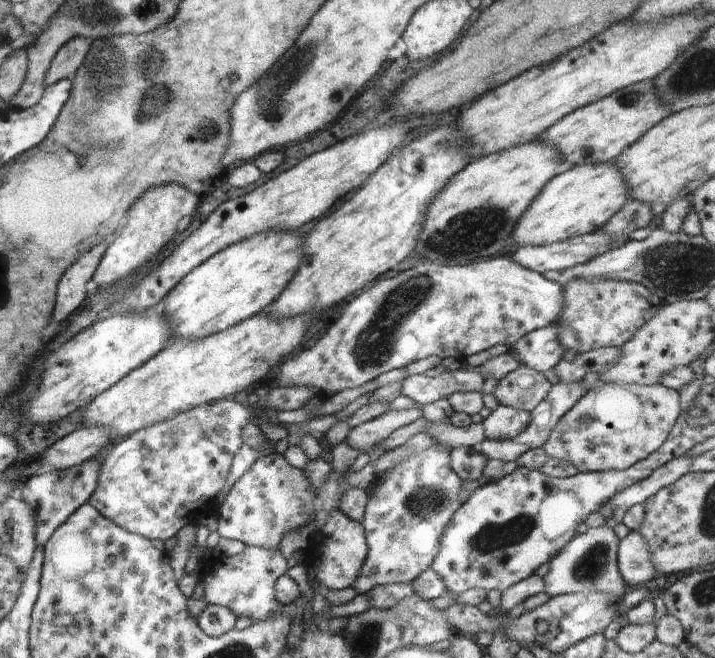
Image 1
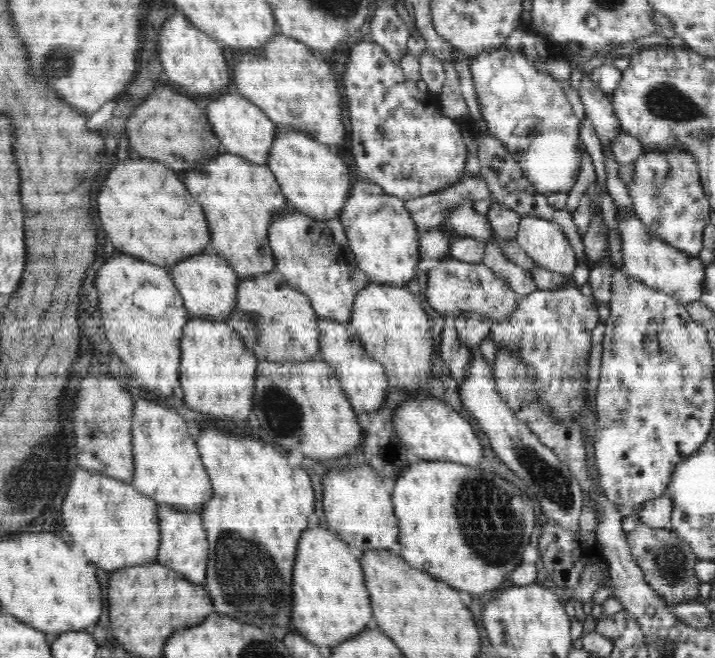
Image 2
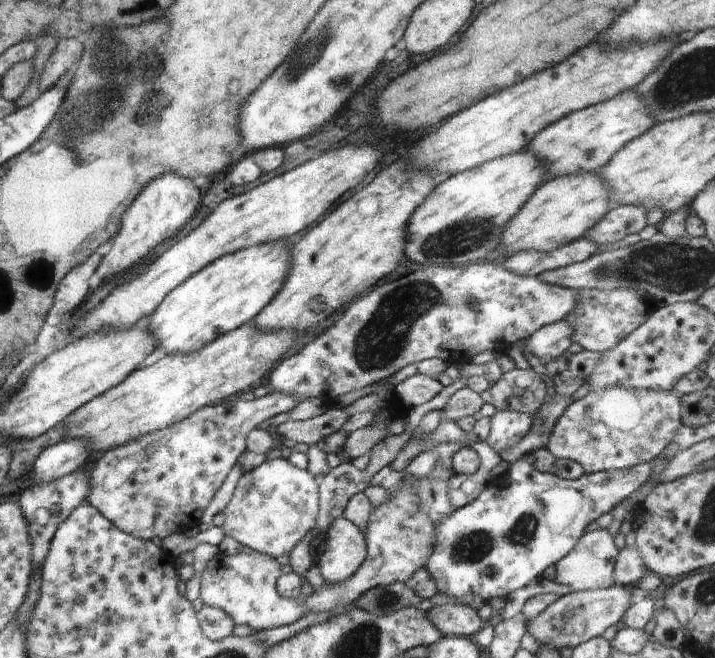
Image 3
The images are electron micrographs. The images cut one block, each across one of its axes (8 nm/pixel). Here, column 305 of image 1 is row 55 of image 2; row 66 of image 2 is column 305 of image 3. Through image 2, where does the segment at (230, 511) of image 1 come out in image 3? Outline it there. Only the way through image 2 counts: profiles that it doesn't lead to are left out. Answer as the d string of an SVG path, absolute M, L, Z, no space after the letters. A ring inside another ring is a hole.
M279 457L274 460L265 460L259 466L242 473L223 511L226 518L221 527L225 536L235 538L244 546L276 559L284 554L289 555L298 542L314 528L319 511L319 482L307 469L298 469L288 459Z

